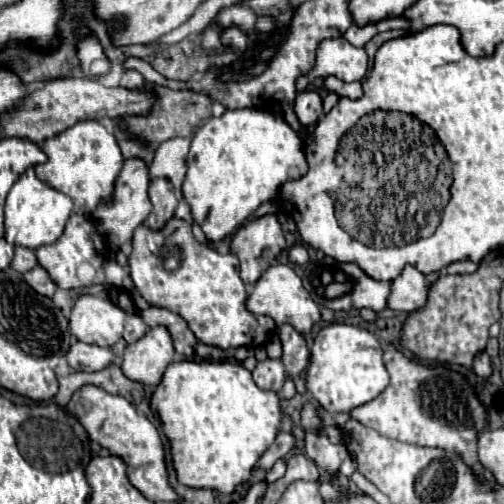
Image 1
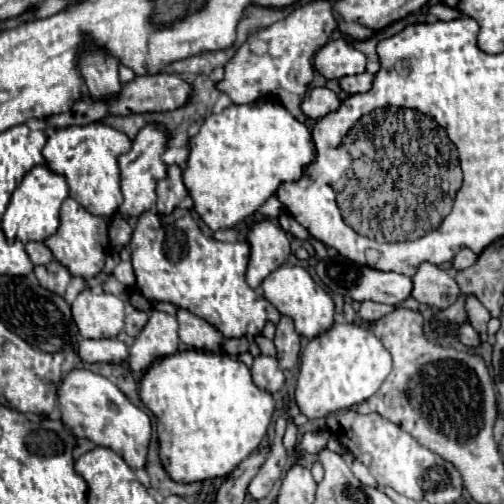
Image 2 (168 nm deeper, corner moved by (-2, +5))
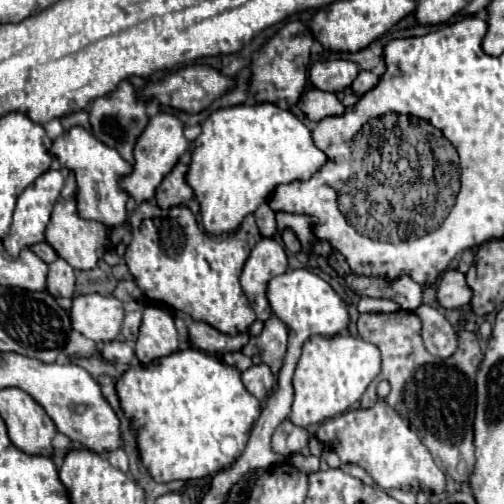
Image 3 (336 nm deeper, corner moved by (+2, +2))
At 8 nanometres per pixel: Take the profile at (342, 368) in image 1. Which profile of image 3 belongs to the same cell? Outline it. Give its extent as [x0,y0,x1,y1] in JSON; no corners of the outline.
[290,334,380,426]

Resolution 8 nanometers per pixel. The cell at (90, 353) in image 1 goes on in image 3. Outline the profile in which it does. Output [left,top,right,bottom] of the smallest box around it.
[100,340,134,364]

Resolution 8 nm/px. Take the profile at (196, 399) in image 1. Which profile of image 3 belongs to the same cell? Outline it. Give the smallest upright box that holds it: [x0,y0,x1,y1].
[116,348,260,482]

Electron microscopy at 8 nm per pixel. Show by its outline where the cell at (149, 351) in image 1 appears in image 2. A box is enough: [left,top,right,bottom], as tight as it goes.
[130,311,178,371]

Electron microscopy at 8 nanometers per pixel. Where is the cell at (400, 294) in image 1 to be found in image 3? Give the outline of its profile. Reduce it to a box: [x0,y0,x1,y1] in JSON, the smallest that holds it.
[438,270,472,308]

